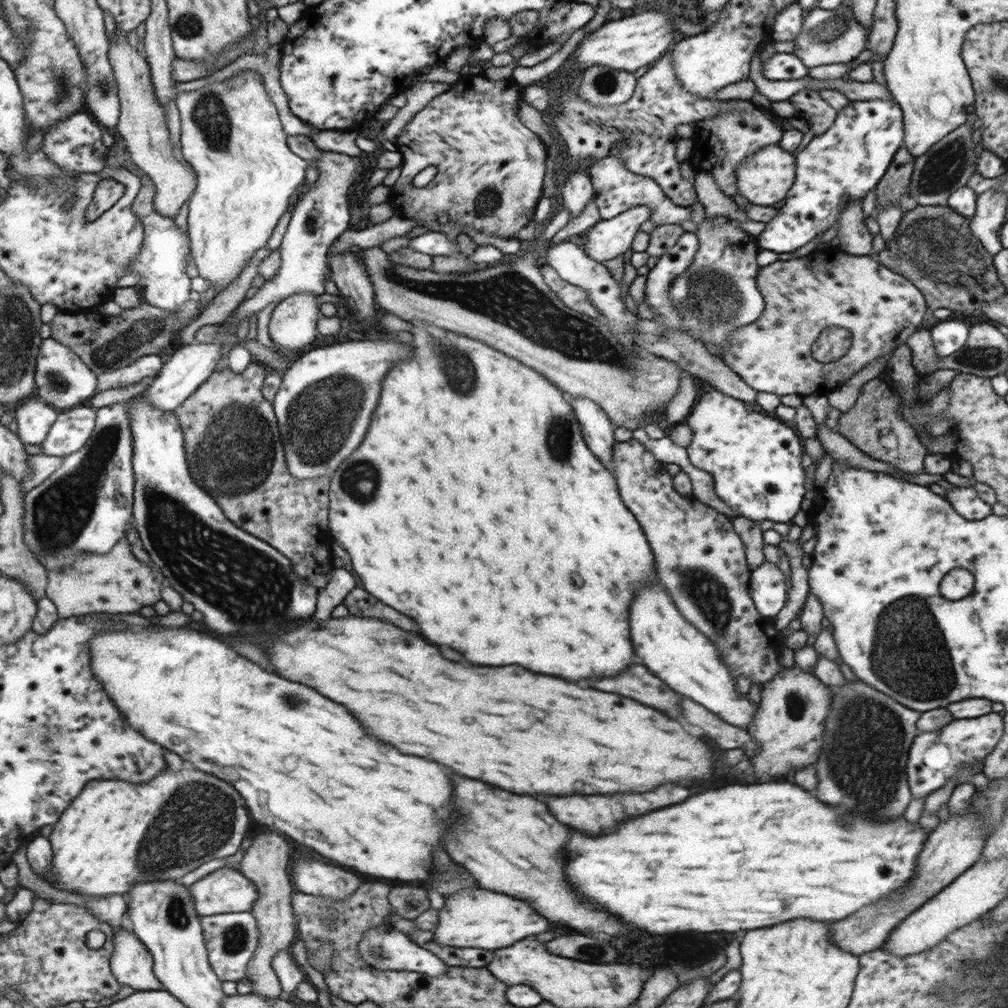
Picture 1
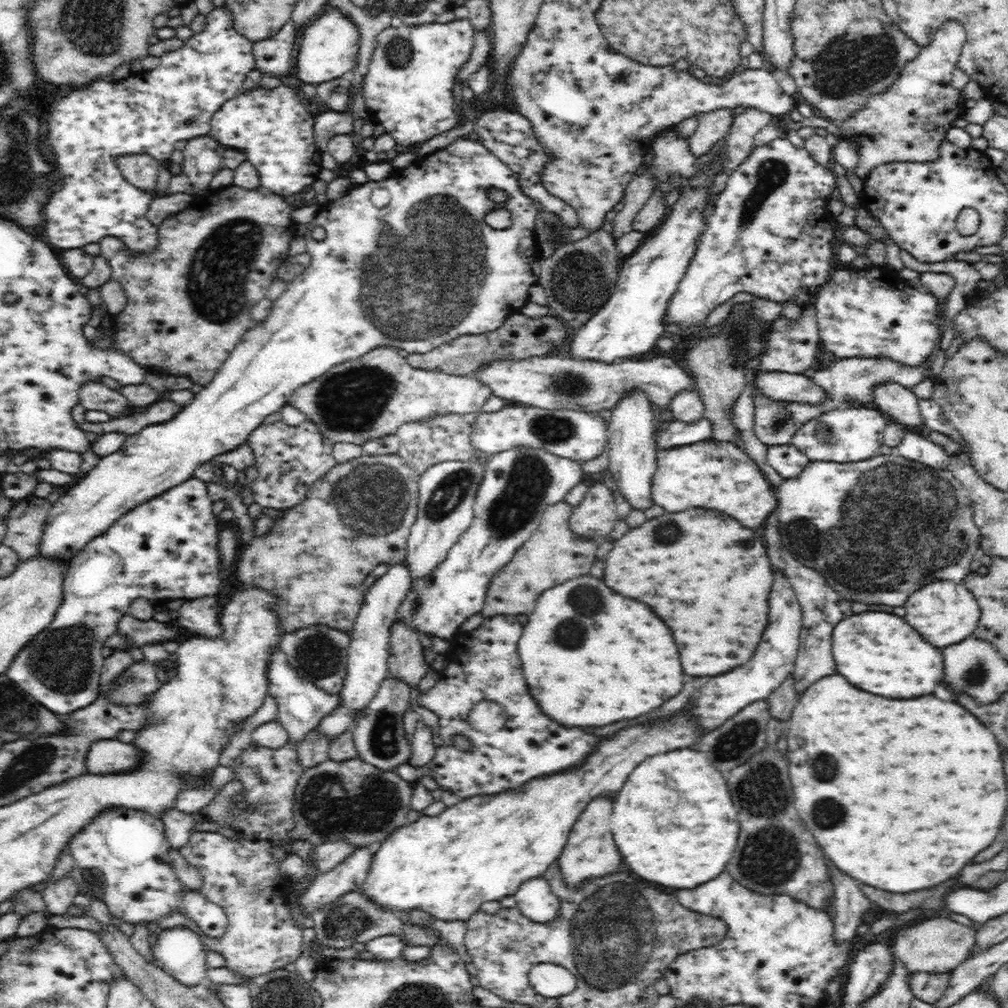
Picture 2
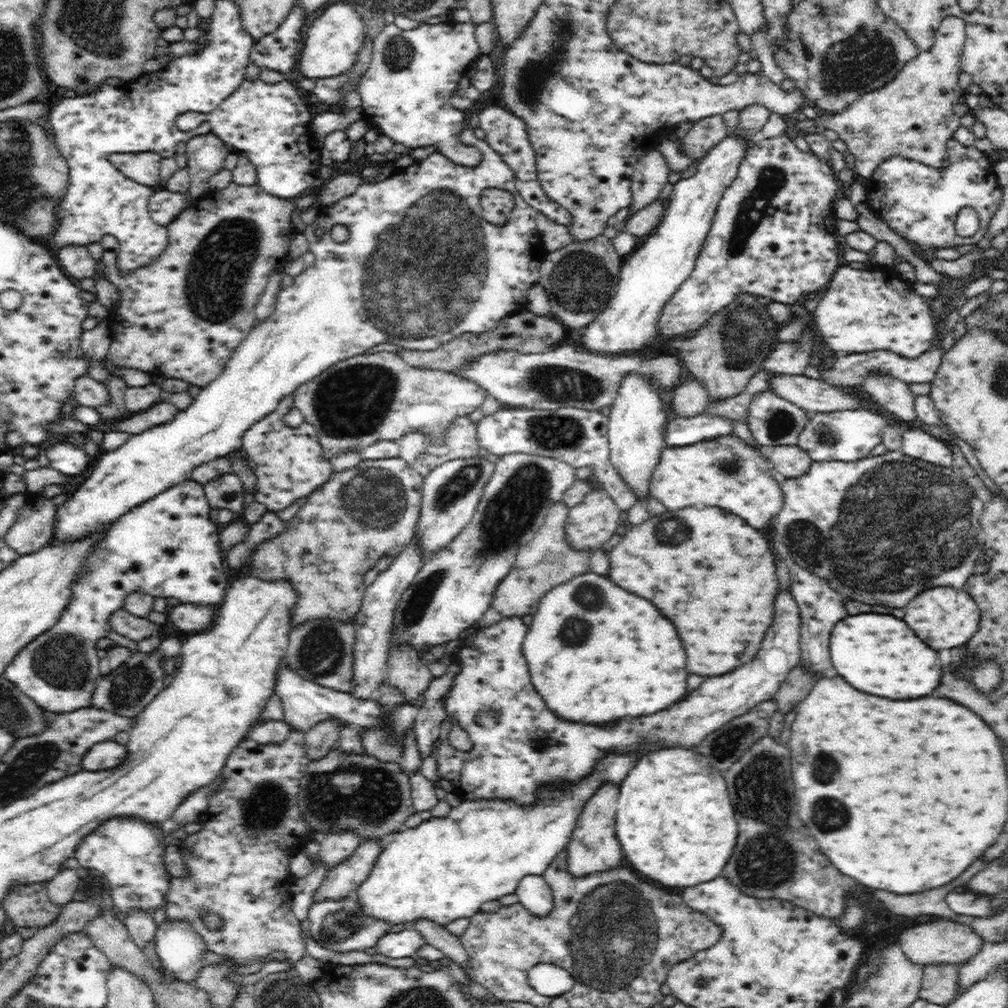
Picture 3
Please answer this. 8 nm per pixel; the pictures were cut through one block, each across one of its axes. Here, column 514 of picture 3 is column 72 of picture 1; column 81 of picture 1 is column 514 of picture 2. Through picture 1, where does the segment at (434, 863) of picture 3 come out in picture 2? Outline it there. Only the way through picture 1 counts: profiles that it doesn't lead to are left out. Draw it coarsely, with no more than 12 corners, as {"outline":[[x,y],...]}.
{"outline":[[624,728],[580,772],[474,796],[375,846],[361,894],[468,921],[542,877],[600,792],[698,740]]}

